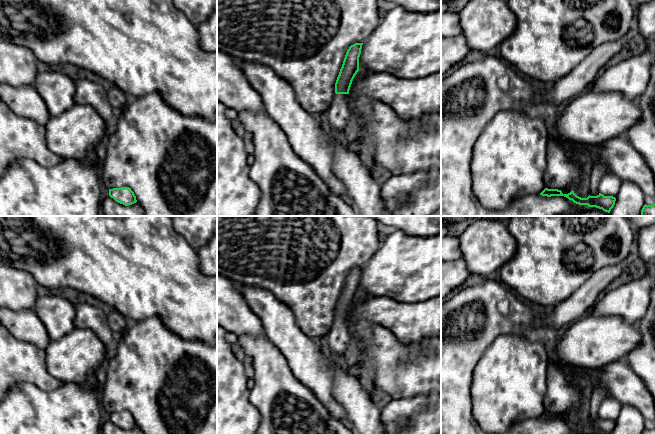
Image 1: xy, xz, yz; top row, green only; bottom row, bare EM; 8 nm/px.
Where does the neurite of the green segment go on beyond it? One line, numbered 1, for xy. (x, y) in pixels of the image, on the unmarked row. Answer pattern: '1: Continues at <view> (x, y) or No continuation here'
1: No continuation here

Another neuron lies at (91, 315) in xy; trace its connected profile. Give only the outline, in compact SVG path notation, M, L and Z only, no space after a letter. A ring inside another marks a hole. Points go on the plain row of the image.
M82 298L76 303L75 309L75 327L87 328L93 331L102 343L107 345L113 335L113 331L107 322L107 309L101 304L87 298Z

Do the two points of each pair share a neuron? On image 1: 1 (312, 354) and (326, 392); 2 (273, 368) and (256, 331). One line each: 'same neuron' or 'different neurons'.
1: same neuron
2: different neurons

